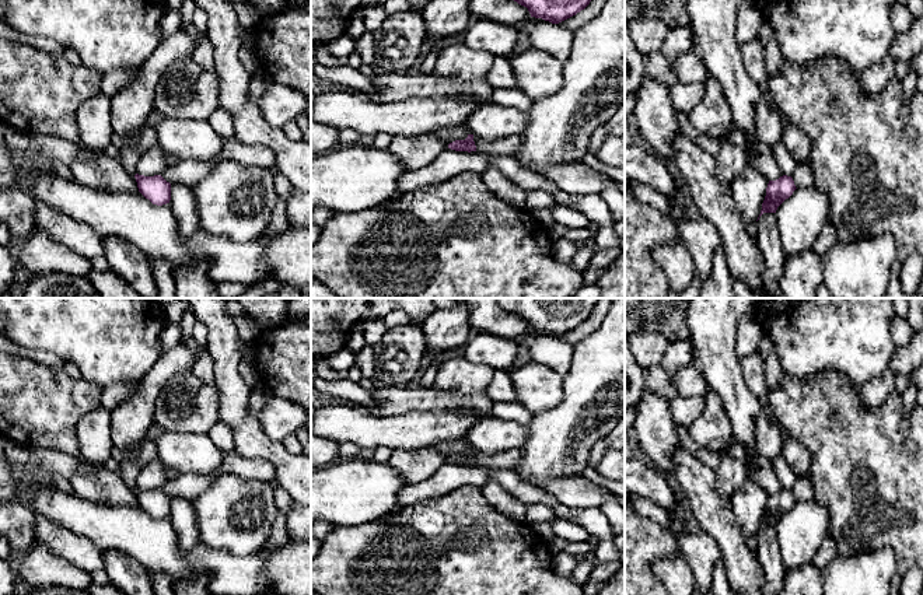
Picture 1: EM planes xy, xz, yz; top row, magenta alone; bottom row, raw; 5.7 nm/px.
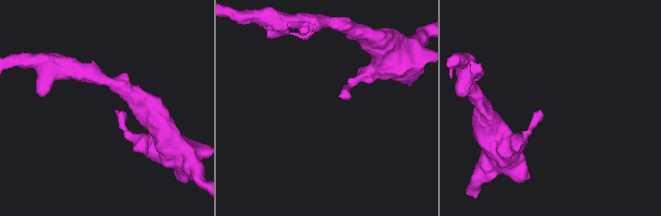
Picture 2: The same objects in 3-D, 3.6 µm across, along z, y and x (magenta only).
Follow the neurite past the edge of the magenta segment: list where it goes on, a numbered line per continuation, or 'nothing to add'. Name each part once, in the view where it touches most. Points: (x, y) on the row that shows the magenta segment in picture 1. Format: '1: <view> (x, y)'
nothing to add

